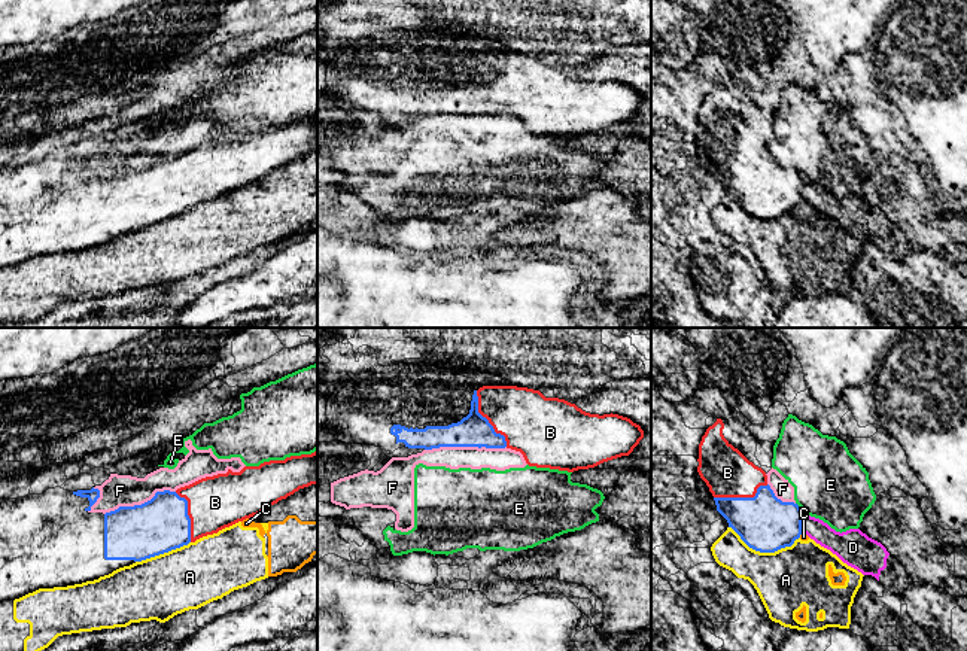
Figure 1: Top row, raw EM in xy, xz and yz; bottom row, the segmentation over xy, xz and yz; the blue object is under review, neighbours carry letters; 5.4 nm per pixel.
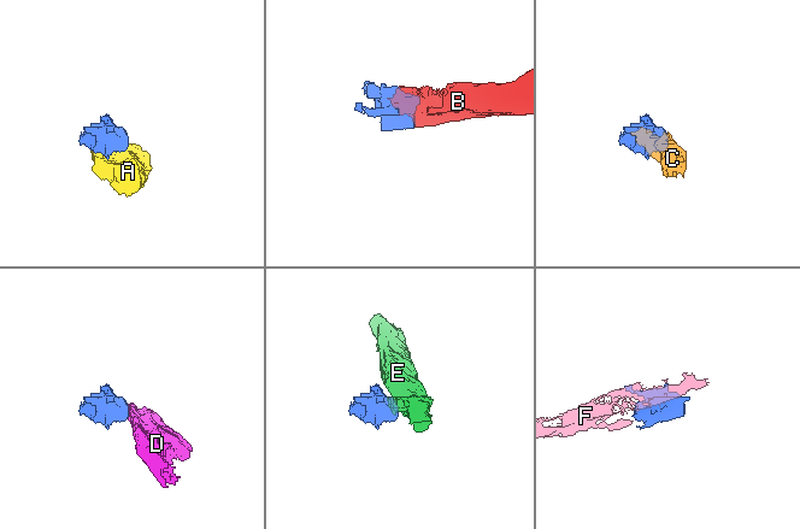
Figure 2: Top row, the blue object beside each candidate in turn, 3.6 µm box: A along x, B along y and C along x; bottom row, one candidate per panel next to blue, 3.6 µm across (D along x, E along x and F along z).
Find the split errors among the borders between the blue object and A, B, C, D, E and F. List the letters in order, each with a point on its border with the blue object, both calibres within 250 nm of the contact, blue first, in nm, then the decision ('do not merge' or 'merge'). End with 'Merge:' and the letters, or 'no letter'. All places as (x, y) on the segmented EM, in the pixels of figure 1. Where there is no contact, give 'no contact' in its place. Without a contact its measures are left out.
A: yz (765, 551) | 300/320 nm | do not merge
B: xz (487, 420) | 180/320 nm | merge
C: yz (800, 534) | 300/50 nm | do not merge
D: yz (800, 523) | 300/130 nm | do not merge
E: yz (799, 508) | 300/380 nm | do not merge
F: xz (465, 446) | 180/120 nm | do not merge
Merge: B

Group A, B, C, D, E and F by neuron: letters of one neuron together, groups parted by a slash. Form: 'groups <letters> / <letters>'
groups A C / B / D / E F

